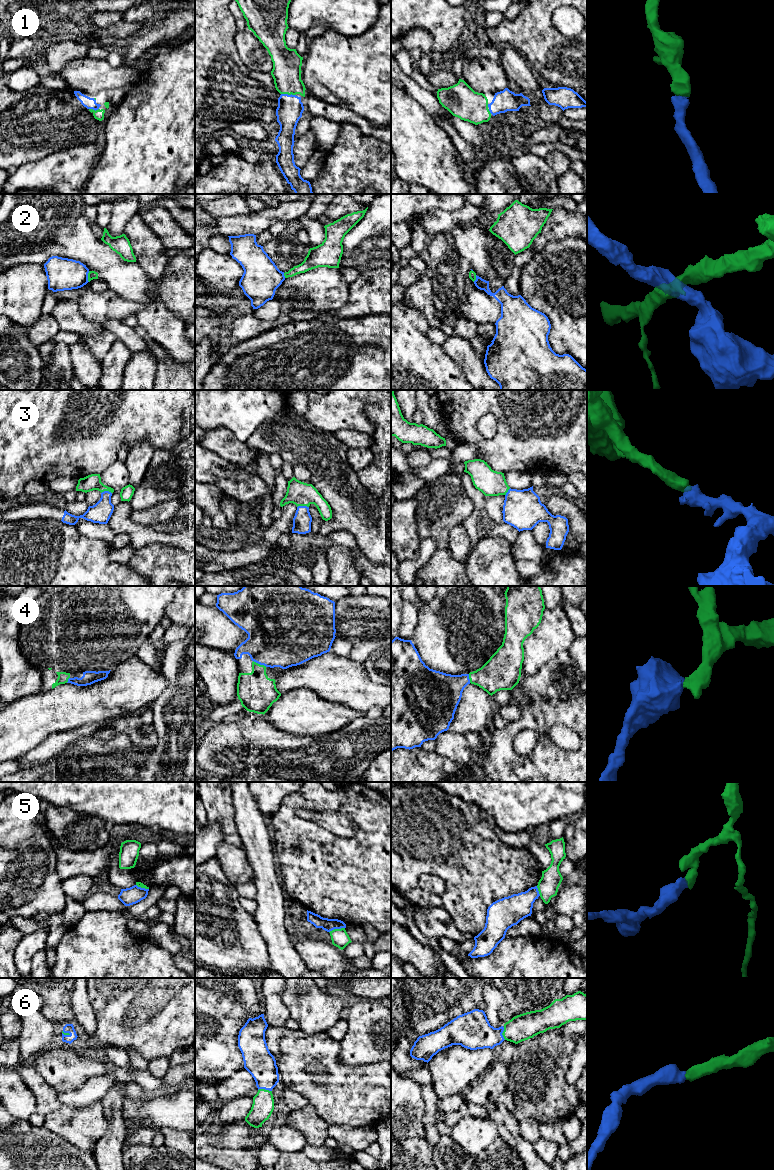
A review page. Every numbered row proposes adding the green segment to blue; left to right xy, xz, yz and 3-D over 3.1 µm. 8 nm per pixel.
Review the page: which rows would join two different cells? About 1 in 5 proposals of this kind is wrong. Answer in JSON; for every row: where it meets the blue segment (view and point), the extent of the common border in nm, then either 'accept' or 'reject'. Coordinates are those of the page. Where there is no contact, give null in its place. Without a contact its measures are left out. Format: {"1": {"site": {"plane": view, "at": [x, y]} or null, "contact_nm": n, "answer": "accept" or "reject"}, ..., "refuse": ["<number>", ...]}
{"1": {"site": {"plane": "xz", "at": [287, 94]}, "contact_nm": 120, "answer": "accept"}, "2": {"site": {"plane": "xy", "at": [87, 276]}, "contact_nm": 90, "answer": "accept"}, "3": {"site": {"plane": "xz", "at": [302, 506]}, "contact_nm": 100, "answer": "accept"}, "4": {"site": {"plane": "xz", "at": [260, 664]}, "contact_nm": 120, "answer": "accept"}, "5": {"site": {"plane": "xz", "at": [336, 928]}, "contact_nm": 130, "answer": "reject"}, "6": {"site": {"plane": "xz", "at": [265, 1089]}, "contact_nm": 110, "answer": "accept"}, "refuse": ["5"]}

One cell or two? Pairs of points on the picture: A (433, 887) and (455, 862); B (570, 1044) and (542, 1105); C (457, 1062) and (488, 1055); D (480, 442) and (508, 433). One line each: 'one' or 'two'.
A: two
B: one
C: one
D: one

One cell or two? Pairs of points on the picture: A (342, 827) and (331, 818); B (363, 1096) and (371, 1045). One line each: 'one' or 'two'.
A: one
B: two

